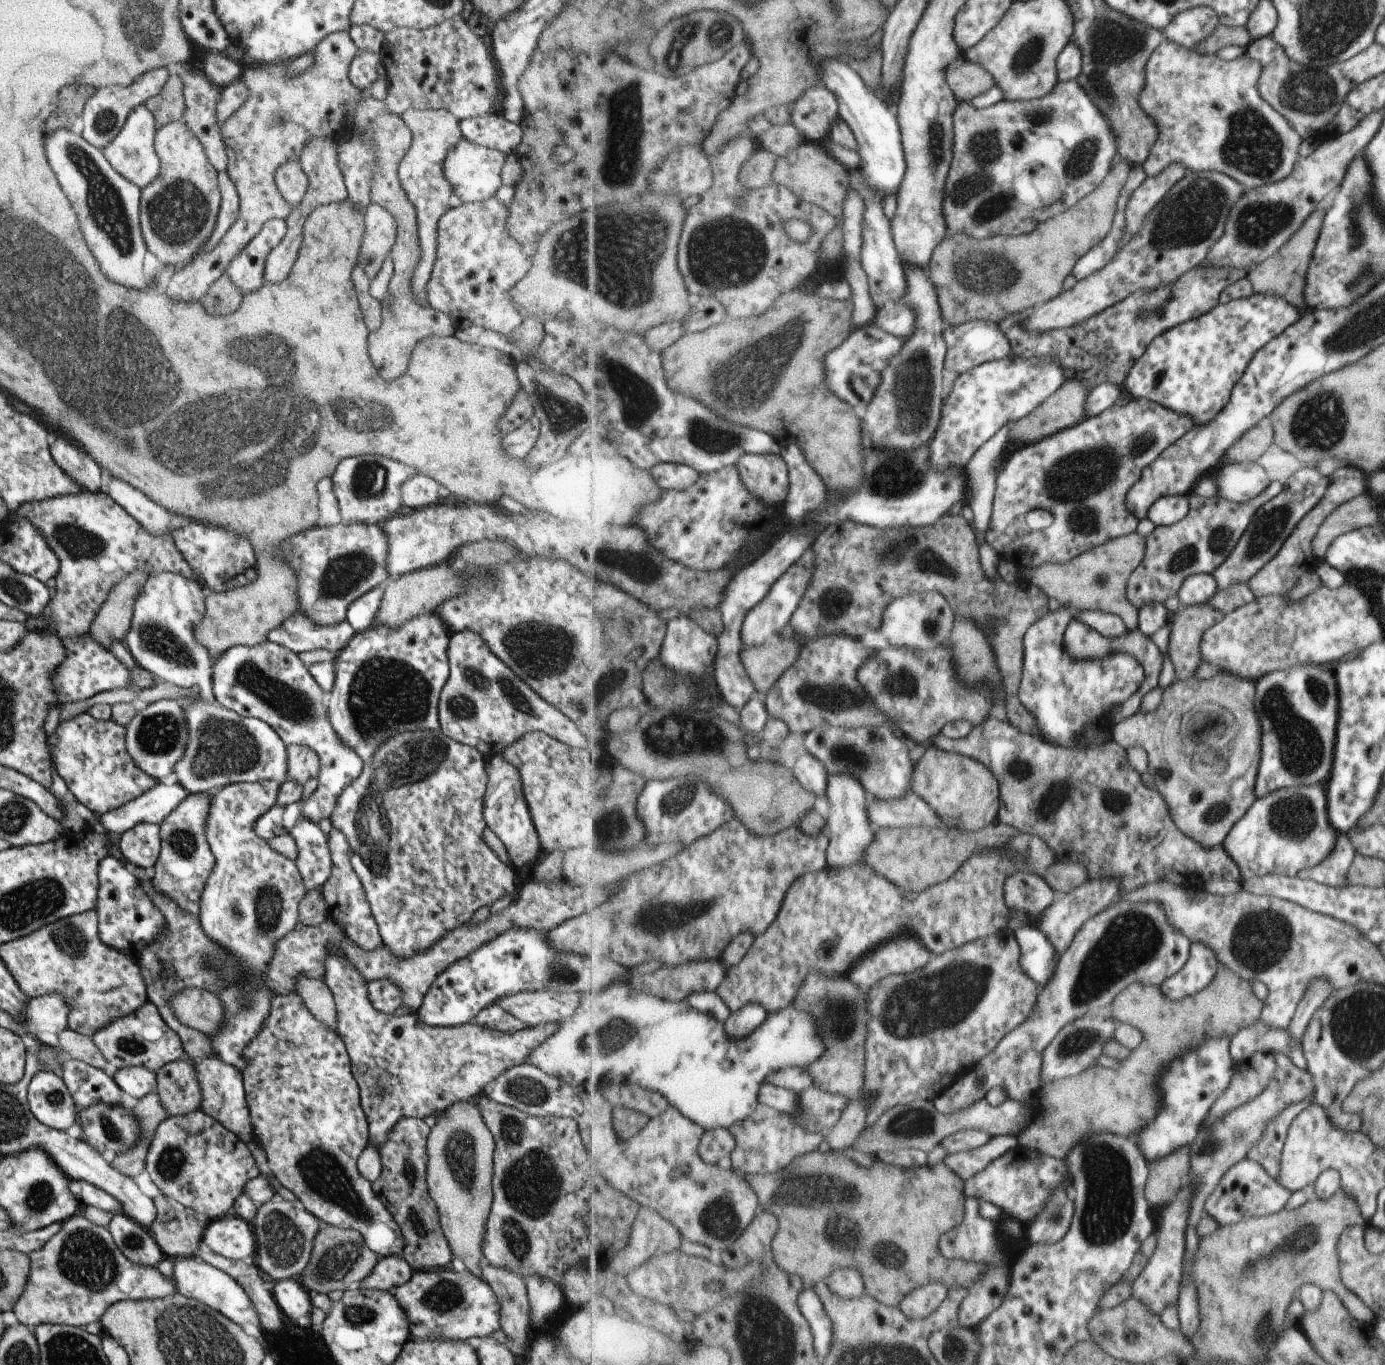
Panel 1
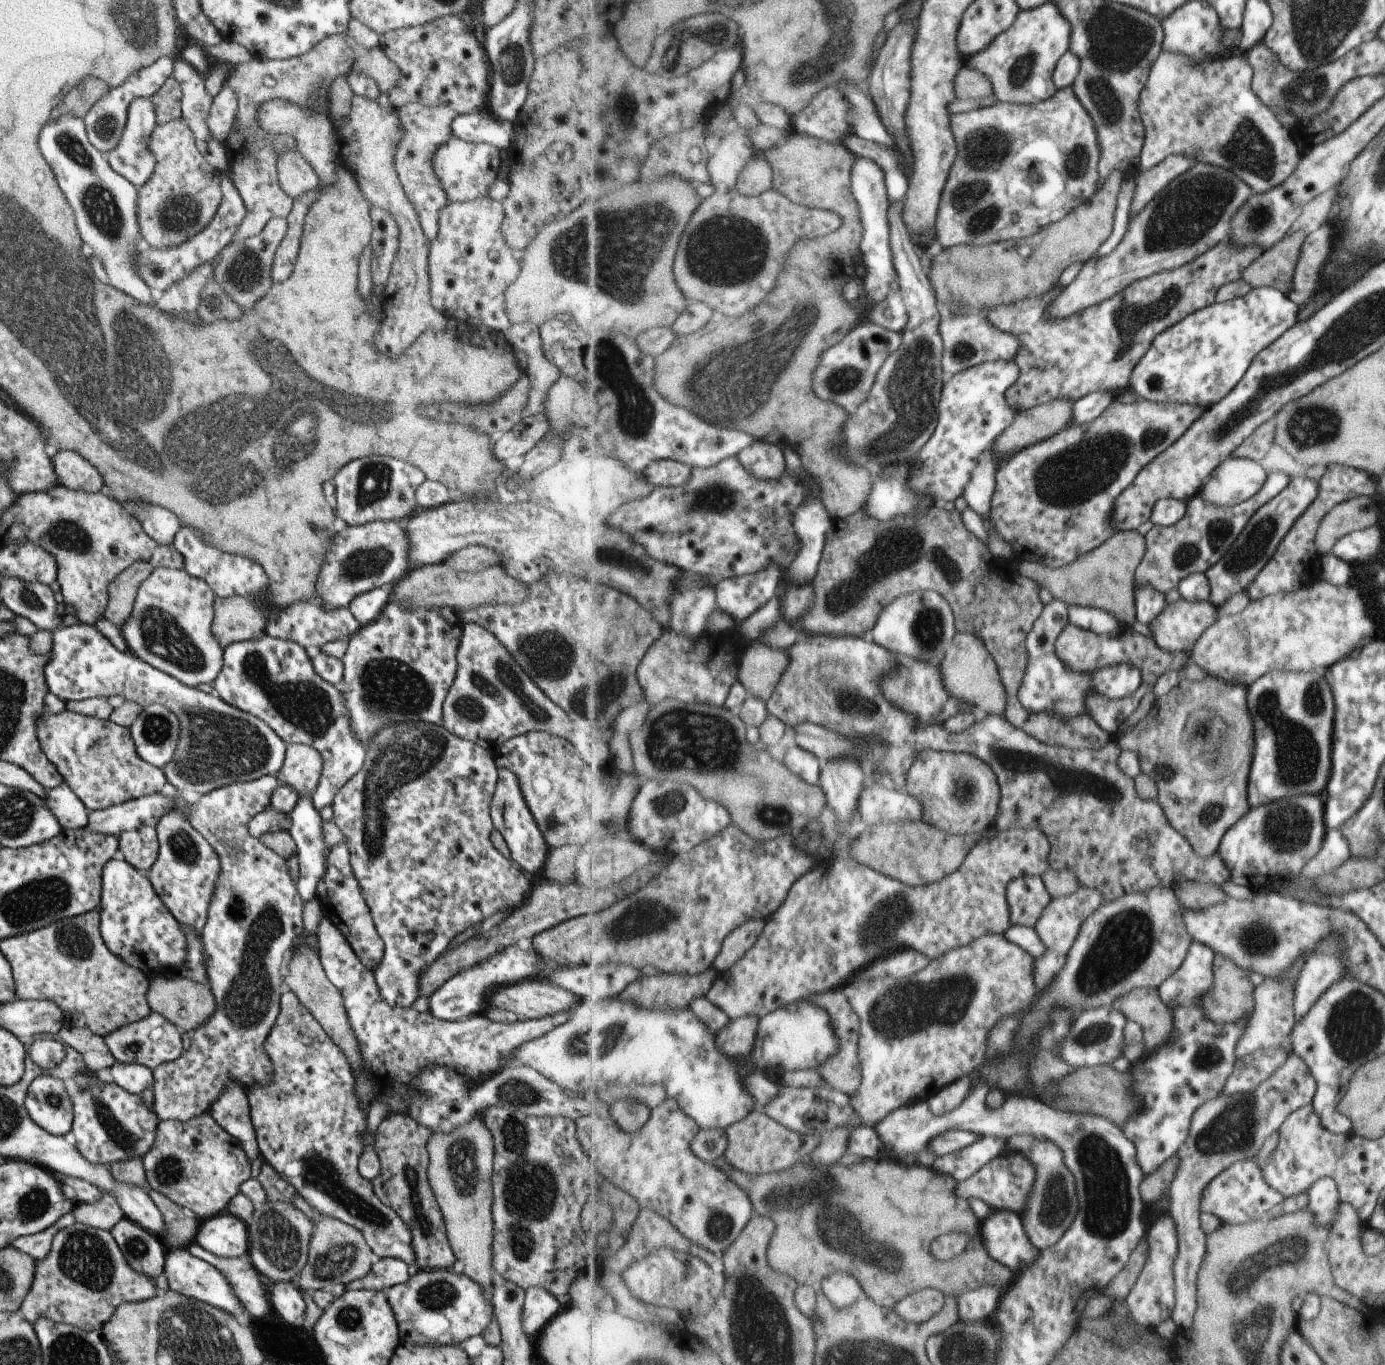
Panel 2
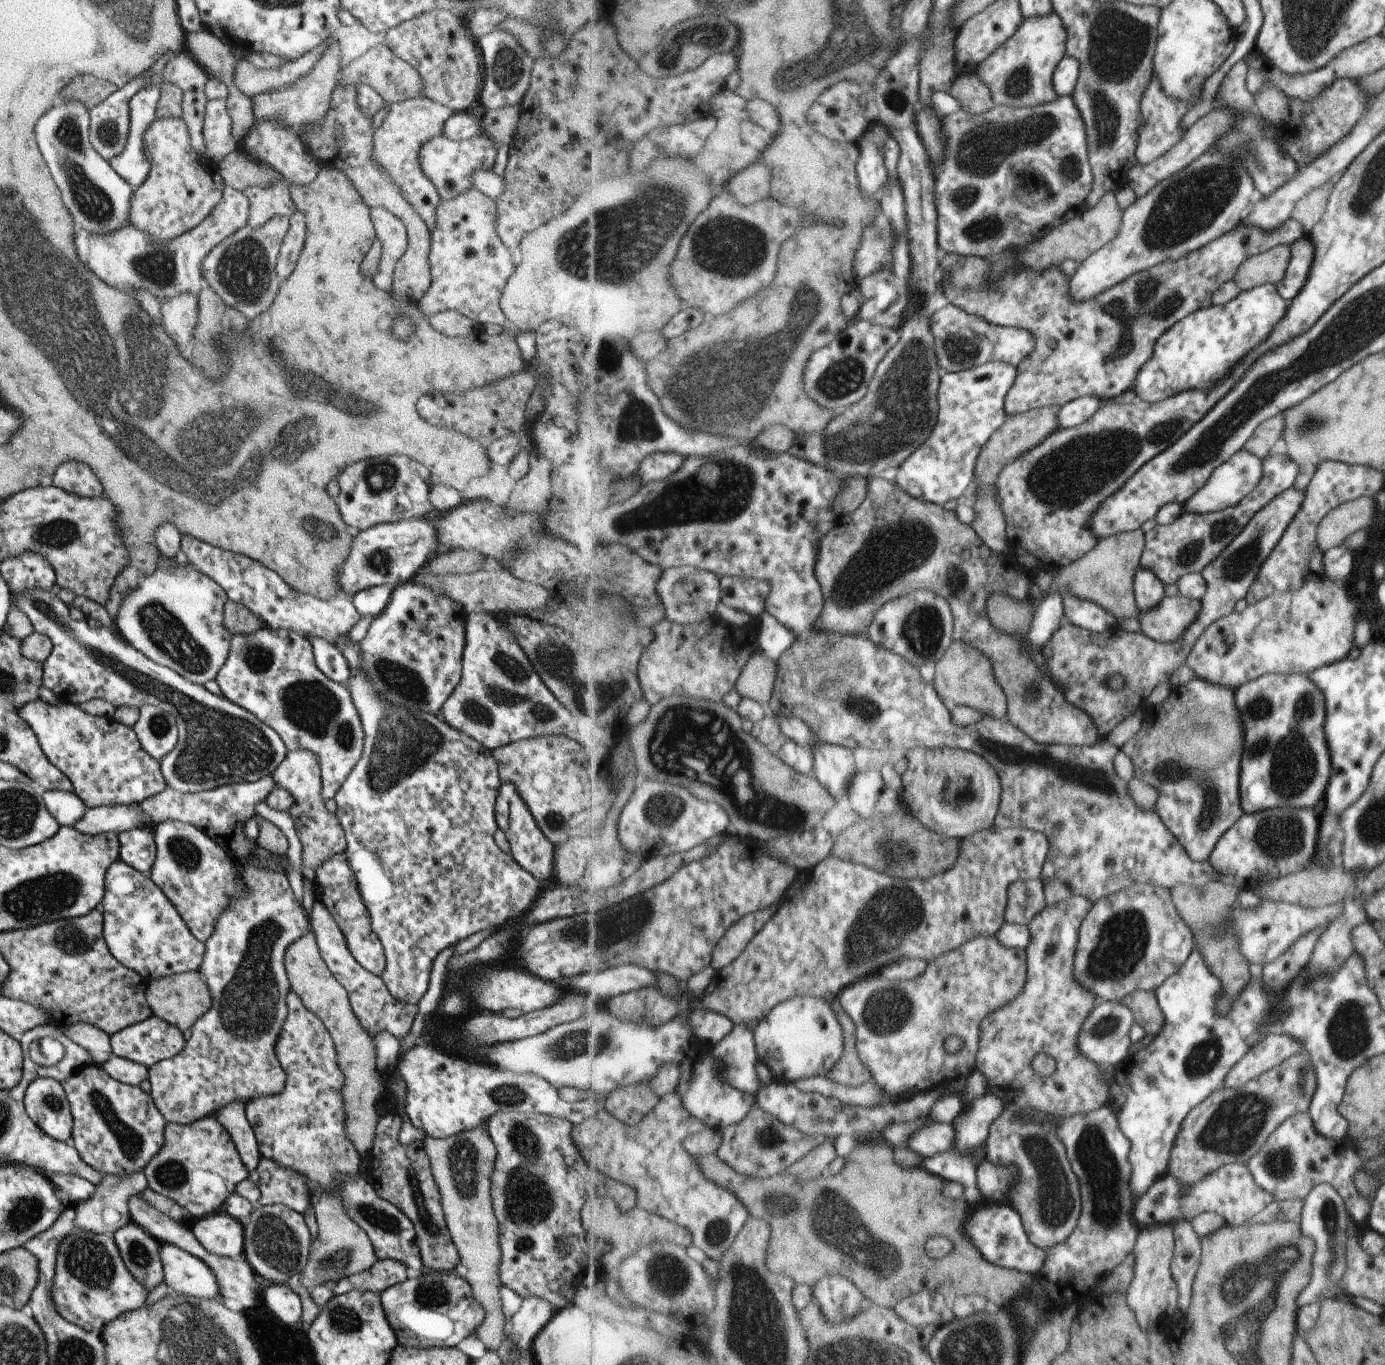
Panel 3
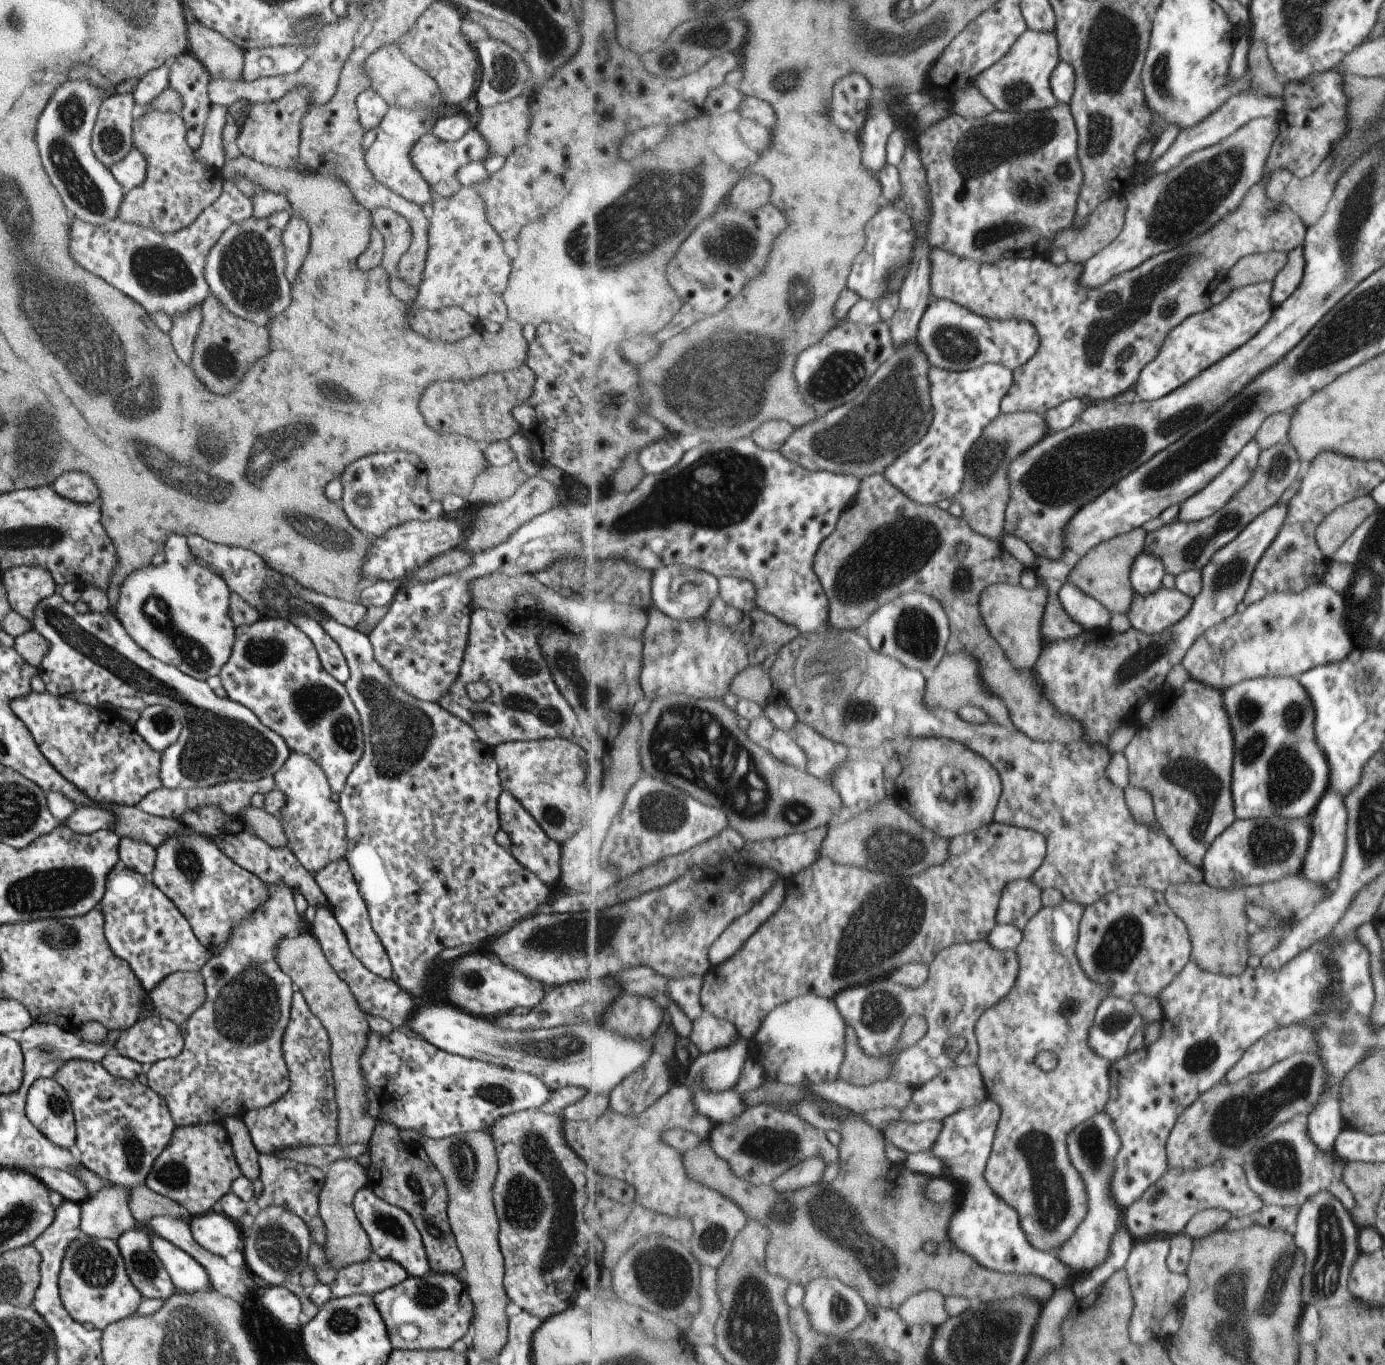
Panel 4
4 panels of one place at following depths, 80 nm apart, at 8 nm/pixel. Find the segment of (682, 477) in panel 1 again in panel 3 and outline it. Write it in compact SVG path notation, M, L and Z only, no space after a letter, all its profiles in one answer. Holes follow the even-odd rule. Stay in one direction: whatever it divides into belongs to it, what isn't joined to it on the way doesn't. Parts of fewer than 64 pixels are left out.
M659 452L659 454L651 454L641 462L639 468L640 478L645 484L649 482L659 482L671 478L673 474L677 474L684 466L686 458L677 452Z

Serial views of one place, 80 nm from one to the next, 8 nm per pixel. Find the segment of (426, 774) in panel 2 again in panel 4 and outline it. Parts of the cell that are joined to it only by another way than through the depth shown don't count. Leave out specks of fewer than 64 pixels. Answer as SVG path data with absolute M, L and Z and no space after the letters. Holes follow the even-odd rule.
M321 615L318 618L318 623L339 645L345 657L349 669L349 678L343 684L357 711L363 733L361 756L351 769L349 776L347 776L343 790L339 793L336 802L344 816L346 828L347 844L344 860L349 865L351 874L357 883L359 894L365 903L371 928L375 932L375 936L381 941L390 960L392 966L390 978L398 984L400 989L408 992L411 998L412 996L420 997L423 986L425 986L427 970L430 966L433 966L431 962L441 950L463 946L463 944L475 946L479 942L487 940L487 938L498 937L500 934L507 932L515 923L518 924L525 917L547 913L550 900L553 897L559 898L562 889L558 886L549 888L542 884L535 875L522 868L510 855L509 851L501 848L493 839L493 834L499 828L496 802L502 788L498 777L498 766L492 755L492 747L487 747L485 743L482 743L476 732L467 723L439 707L438 704L416 699L408 695L399 685L396 686L388 672L379 663L376 663L367 636L343 626L329 615Z

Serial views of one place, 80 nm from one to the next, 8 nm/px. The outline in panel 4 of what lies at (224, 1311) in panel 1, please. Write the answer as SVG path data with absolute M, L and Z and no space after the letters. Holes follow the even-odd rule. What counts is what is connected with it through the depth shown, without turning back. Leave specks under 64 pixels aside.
M147 1231L151 1250L161 1261L165 1272L174 1284L174 1288L187 1293L203 1292L211 1289L205 1269L171 1242L161 1238L157 1233Z

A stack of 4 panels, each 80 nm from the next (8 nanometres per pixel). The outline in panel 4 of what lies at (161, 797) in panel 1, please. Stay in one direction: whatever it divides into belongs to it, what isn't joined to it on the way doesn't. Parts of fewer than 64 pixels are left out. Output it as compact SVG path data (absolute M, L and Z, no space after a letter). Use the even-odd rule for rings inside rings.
M85 805L75 806L72 814L62 820L62 824L58 822L58 825L67 827L75 834L88 835L99 829L111 829L115 821L116 817L108 810L108 806L105 808Z

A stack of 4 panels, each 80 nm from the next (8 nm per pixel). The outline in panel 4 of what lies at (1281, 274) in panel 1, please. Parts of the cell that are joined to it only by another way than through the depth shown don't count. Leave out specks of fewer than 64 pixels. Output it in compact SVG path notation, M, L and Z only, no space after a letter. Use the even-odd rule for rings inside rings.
M1279 251L1247 255L1230 270L1226 280L1232 289L1261 281L1271 282L1285 264L1286 254Z

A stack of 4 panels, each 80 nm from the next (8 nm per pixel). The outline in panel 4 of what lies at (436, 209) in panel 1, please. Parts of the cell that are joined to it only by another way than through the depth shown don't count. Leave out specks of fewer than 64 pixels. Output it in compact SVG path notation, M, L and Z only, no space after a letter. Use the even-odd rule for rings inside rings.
M389 106L381 122L377 124L377 135L373 144L367 148L364 154L365 166L373 174L375 182L383 184L391 192L398 194L403 200L412 202L415 206L423 208L423 204L431 202L431 189L426 180L409 160L411 146L415 140L419 140L423 134L431 133L433 124L437 122L437 108L403 108L403 106Z

